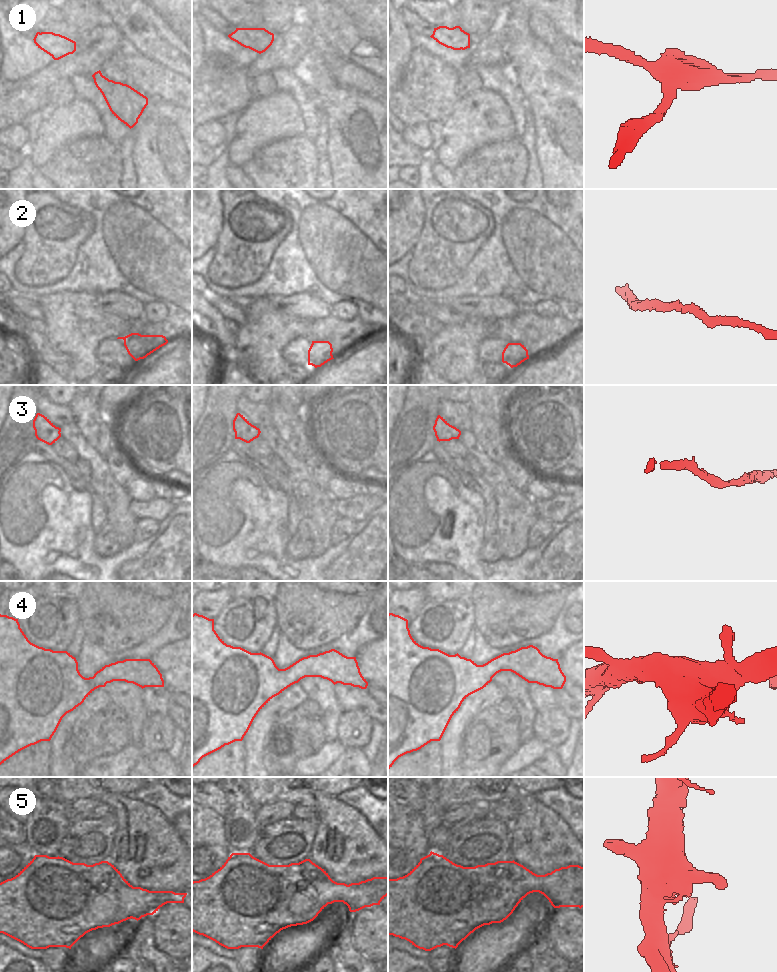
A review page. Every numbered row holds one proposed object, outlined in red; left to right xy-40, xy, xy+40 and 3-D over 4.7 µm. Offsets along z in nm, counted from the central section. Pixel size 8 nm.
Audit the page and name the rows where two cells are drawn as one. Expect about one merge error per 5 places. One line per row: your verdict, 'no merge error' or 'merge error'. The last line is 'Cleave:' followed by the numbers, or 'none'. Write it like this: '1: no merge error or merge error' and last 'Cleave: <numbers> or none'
1: merge error
2: no merge error
3: no merge error
4: no merge error
5: no merge error
Cleave: 1

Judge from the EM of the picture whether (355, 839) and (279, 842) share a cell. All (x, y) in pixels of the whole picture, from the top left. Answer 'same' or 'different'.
different

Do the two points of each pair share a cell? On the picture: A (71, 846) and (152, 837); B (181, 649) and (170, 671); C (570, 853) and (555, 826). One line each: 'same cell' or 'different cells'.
A: different cells
B: same cell
C: same cell

